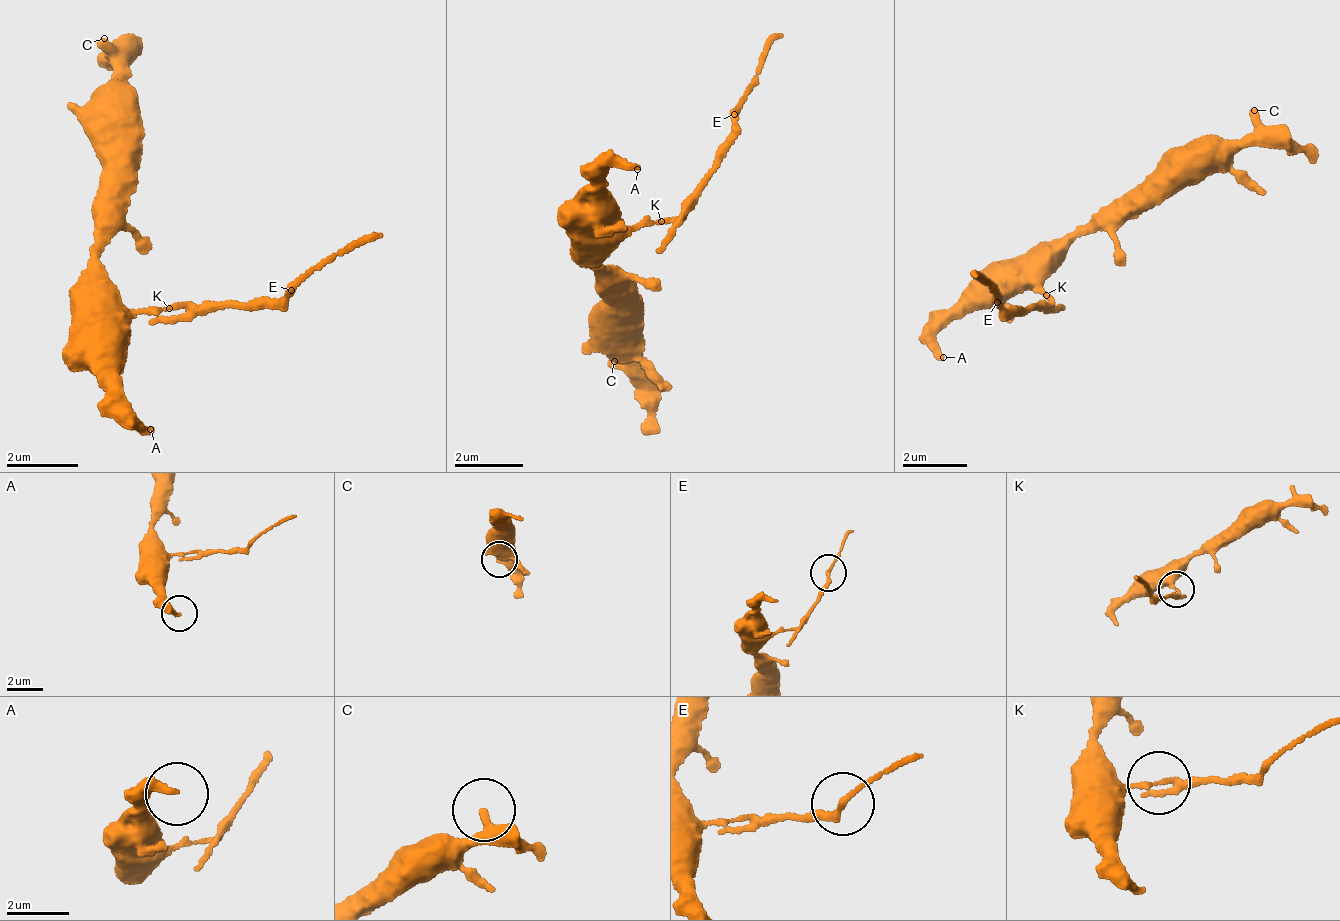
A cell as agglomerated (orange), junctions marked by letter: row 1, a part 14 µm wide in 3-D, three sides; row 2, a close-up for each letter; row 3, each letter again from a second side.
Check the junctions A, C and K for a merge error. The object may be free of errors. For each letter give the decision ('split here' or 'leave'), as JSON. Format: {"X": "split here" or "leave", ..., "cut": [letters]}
{"A": "leave", "C": "leave", "K": "split here", "cut": ["K"]}

